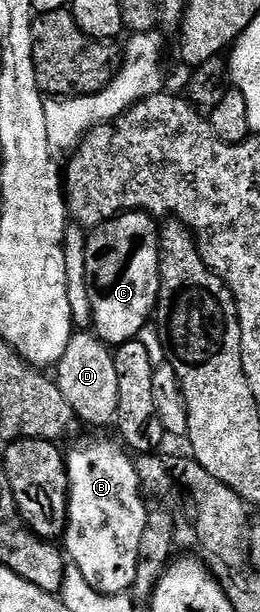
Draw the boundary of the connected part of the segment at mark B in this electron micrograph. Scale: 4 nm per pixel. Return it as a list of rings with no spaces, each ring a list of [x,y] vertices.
[[[91,439],[88,443],[73,448],[71,452],[69,450],[66,452],[69,493],[67,530],[61,536],[61,546],[68,560],[81,569],[85,581],[94,590],[103,595],[127,595],[135,586],[139,560],[137,549],[141,549],[141,532],[145,530],[149,507],[148,504],[143,504],[145,492],[139,486],[135,459],[122,446],[115,447],[116,440],[112,439]]]

